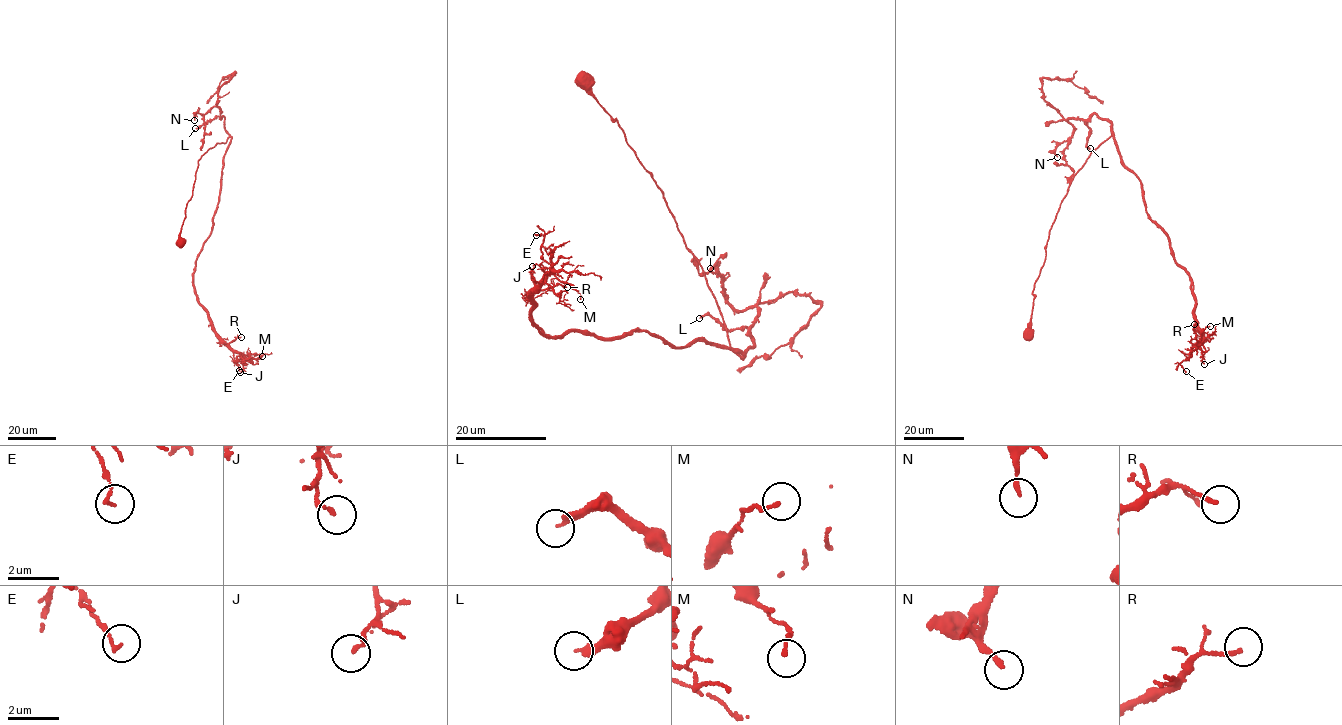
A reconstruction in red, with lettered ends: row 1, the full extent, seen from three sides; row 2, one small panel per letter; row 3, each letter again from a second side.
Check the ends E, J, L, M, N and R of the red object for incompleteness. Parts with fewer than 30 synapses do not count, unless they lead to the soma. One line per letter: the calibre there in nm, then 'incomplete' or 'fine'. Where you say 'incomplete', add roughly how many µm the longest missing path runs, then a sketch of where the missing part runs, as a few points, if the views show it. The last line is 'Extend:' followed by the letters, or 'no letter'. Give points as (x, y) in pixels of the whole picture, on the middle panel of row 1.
E: 140 nm | fine
J: 140 nm | fine
L: 240 nm | incomplete | 10 µm | (699, 318), (690, 340), (691, 349)
M: 140 nm | fine
N: 170 nm | fine
R: 130 nm | fine
Extend: L

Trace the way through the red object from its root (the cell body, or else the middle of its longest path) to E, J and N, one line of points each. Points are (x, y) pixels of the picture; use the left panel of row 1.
E: (180, 241), (198, 159), (229, 136), (193, 288), (218, 337), (241, 354), (239, 370)
J: (180, 241), (198, 159), (229, 136), (219, 202), (196, 262), (193, 288), (218, 337), (239, 354), (240, 372)
N: (180, 241), (198, 159), (216, 143), (224, 143), (229, 136), (216, 106), (204, 115), (197, 112), (194, 120)

